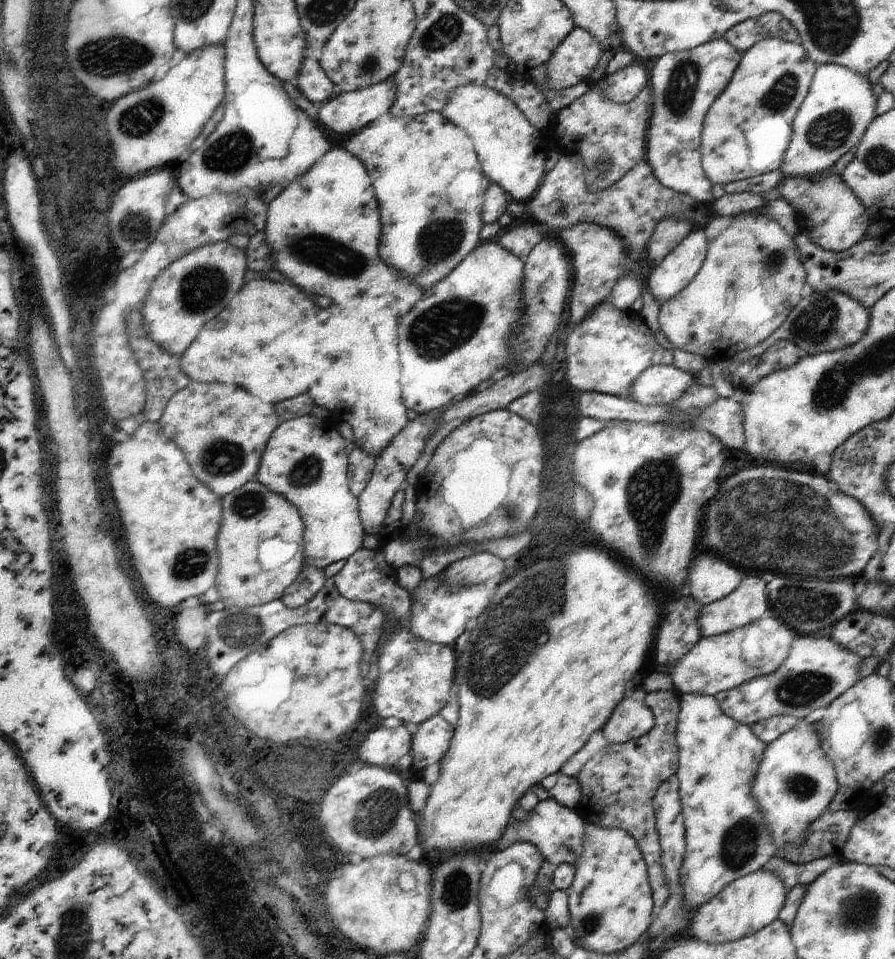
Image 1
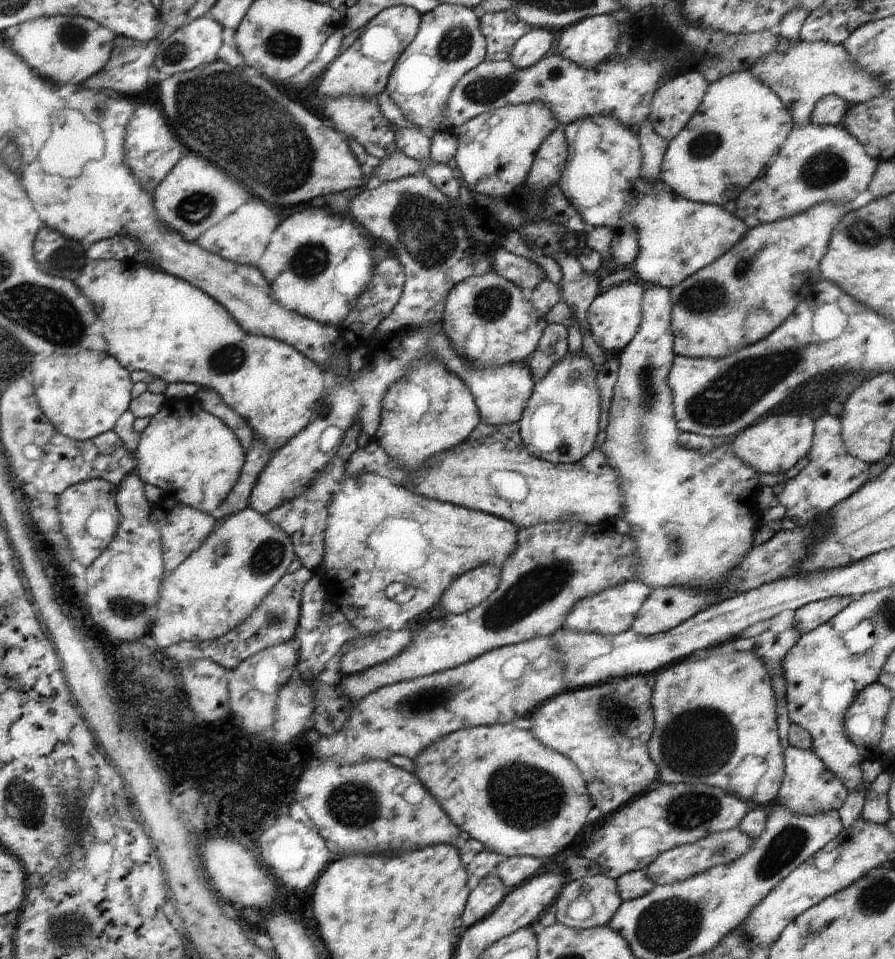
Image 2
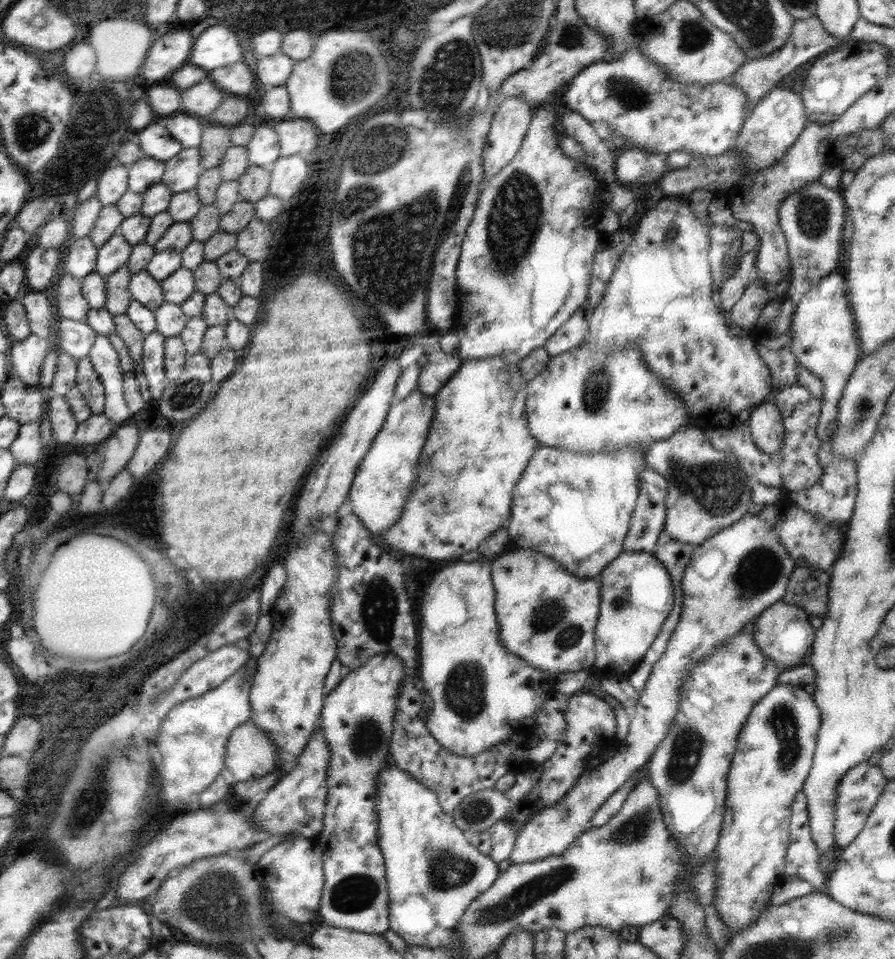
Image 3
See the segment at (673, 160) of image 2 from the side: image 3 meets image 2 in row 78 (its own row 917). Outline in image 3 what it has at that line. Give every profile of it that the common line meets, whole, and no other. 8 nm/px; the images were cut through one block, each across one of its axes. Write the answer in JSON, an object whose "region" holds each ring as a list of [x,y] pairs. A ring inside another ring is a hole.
{"region":[[[776,685],[764,698],[760,699],[750,711],[748,720],[741,726],[740,732],[737,736],[736,748],[733,752],[730,770],[727,774],[727,789],[725,798],[725,811],[722,821],[722,832],[718,839],[716,848],[714,849],[717,859],[715,860],[715,871],[717,874],[717,889],[715,890],[715,899],[713,900],[713,908],[719,914],[719,917],[727,928],[729,928],[730,938],[737,934],[739,930],[747,928],[755,922],[757,916],[764,912],[770,905],[771,894],[775,886],[785,879],[785,856],[787,855],[787,848],[789,845],[789,833],[791,823],[791,806],[794,802],[794,796],[802,790],[804,781],[808,776],[809,770],[813,763],[813,754],[815,753],[818,729],[821,723],[821,714],[818,705],[813,701],[812,695],[808,694],[802,686],[780,686]]]}

